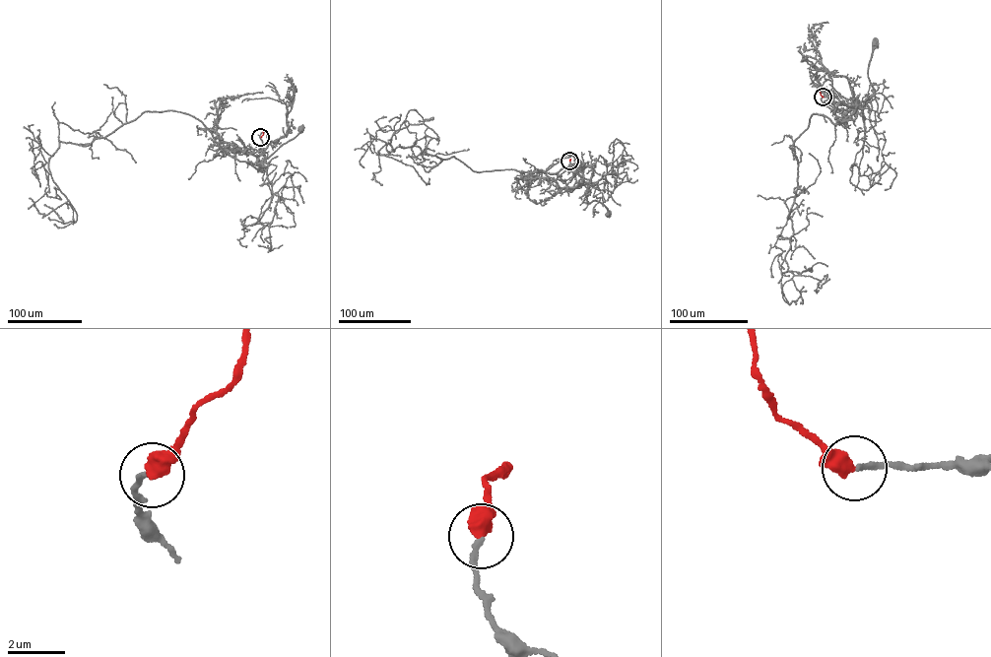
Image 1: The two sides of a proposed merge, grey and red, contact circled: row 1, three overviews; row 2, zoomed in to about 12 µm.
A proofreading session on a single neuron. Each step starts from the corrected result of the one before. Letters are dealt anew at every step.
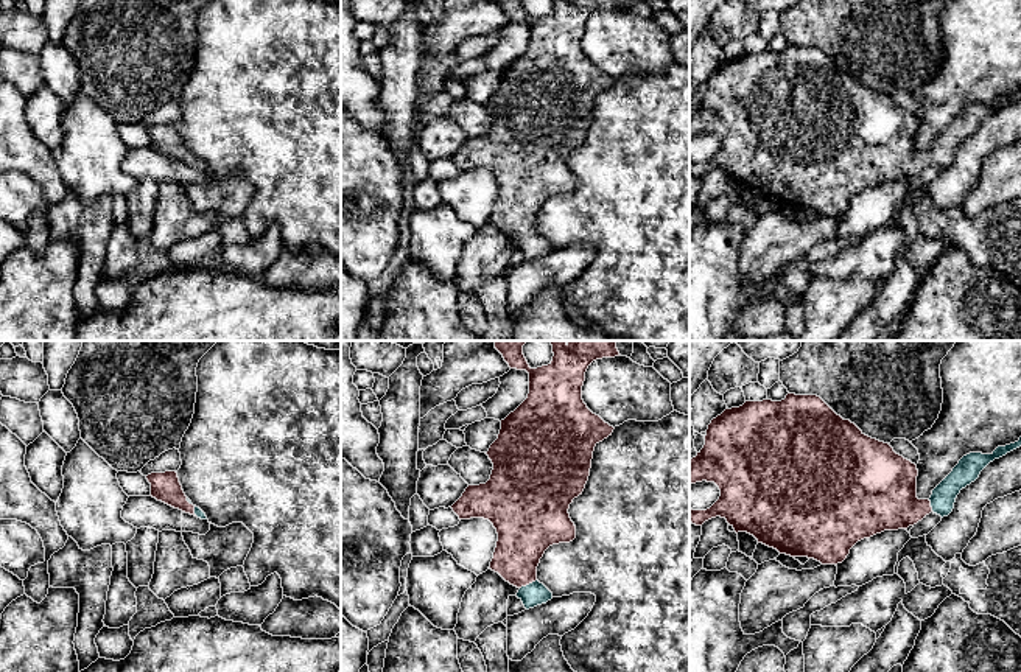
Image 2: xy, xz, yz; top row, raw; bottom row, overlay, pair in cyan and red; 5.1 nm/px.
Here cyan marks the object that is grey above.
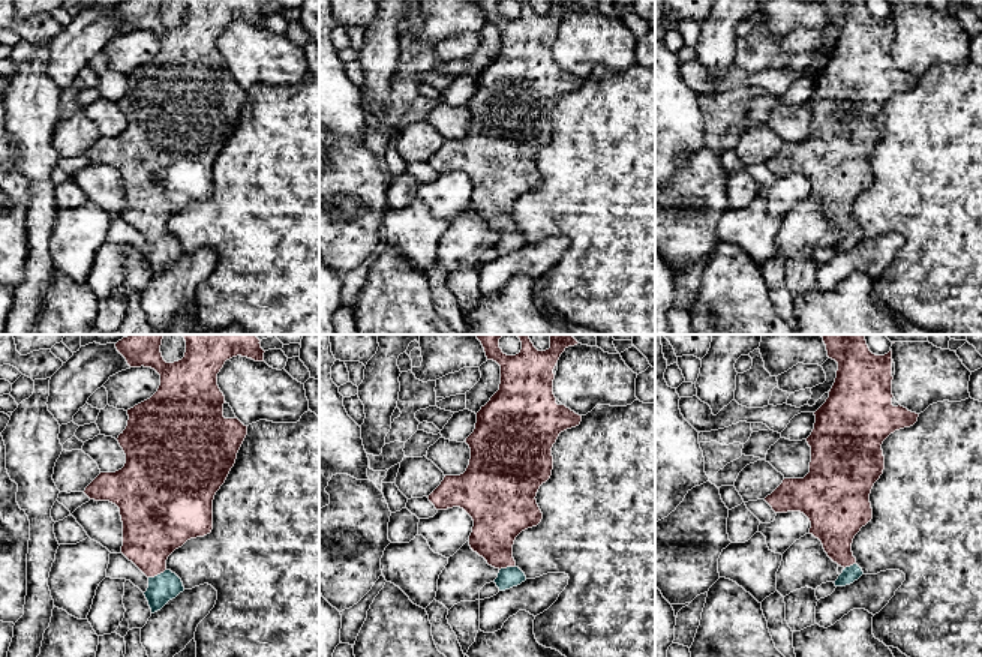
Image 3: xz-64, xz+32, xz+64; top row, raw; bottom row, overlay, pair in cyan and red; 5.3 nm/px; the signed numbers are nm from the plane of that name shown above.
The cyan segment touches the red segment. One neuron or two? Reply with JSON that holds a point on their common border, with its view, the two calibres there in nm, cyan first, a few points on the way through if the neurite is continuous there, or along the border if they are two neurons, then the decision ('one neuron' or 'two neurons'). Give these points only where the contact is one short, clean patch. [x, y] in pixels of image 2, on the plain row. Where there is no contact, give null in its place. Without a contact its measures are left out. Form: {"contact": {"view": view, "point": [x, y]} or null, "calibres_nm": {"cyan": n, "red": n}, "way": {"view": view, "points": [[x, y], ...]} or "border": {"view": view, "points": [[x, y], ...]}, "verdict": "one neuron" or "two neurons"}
{"contact": {"view": "xz", "point": [529, 235]}, "calibres_nm": {"cyan": 120, "red": 260}, "way": {"view": "xz", "points": [[536, 244], [529, 235], [523, 227], [523, 188]]}, "verdict": "one neuron"}

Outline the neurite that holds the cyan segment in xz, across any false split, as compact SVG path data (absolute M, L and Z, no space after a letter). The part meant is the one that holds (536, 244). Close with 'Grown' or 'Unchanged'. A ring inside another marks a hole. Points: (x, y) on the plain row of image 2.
M496 0L510 20L529 25L528 50L504 72L498 90L486 104L493 115L486 135L468 137L451 157L459 171L489 171L498 185L490 221L518 240L525 260L553 250L553 244L537 232L537 218L545 202L576 190L576 177L568 160L582 146L590 128L595 98L612 87L613 78L593 65L582 51L588 17L602 9L619 8L618 0L553 0L548 17L531 20L523 0Z. Grown

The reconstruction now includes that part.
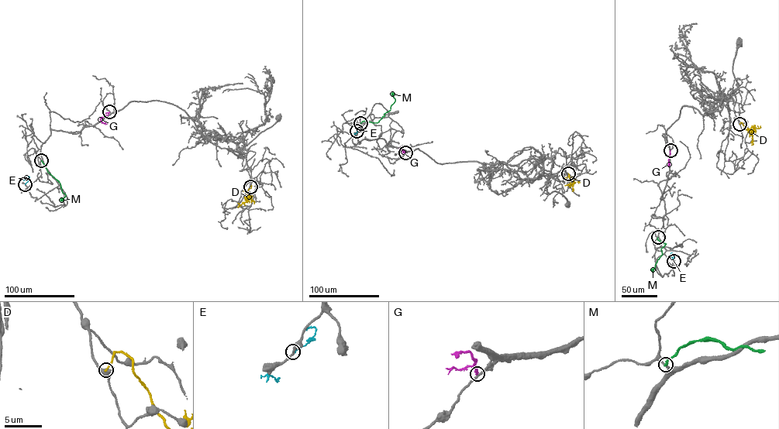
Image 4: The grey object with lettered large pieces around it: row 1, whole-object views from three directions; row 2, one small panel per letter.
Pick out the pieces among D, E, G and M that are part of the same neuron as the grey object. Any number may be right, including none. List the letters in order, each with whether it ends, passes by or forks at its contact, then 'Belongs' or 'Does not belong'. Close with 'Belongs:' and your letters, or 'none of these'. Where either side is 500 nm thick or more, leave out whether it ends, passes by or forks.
D: It ends there. Does not belong
E: It ends there. Does not belong
G: It ends there. Does not belong
M: It ends there. Does not belong
Belongs: none of these

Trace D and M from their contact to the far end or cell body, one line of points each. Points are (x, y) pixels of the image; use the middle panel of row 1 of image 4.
D: (568, 173), (567, 176), (574, 180), (573, 183), (564, 185)
M: (360, 123), (364, 121), (377, 122), (395, 101), (392, 92)

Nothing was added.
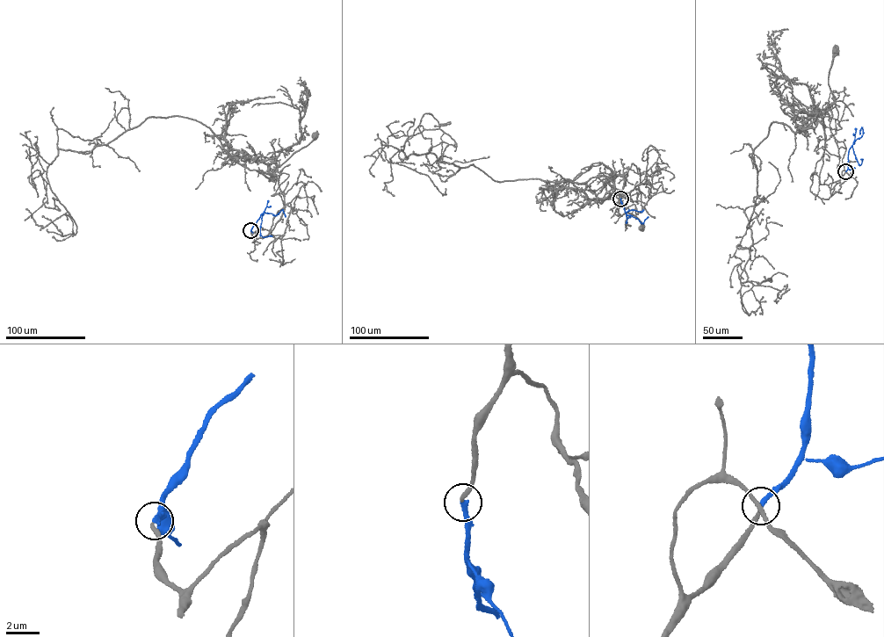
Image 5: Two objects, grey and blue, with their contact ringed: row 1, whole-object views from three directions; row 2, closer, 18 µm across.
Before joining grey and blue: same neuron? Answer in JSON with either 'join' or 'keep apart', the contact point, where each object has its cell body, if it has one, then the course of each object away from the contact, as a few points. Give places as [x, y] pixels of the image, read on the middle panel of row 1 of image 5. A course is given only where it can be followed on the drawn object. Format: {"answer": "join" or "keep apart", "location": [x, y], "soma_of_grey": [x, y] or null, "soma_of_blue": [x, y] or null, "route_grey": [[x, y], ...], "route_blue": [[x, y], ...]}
{"answer": "join", "location": [620, 199], "soma_of_grey": [641, 228], "soma_of_blue": null, "route_grey": [[620, 199], [633, 163], [640, 183], [624, 194], [597, 177], [612, 182], [620, 215], [631, 213], [641, 228]], "route_blue": [[620, 199], [627, 215], [641, 223], [648, 216]]}

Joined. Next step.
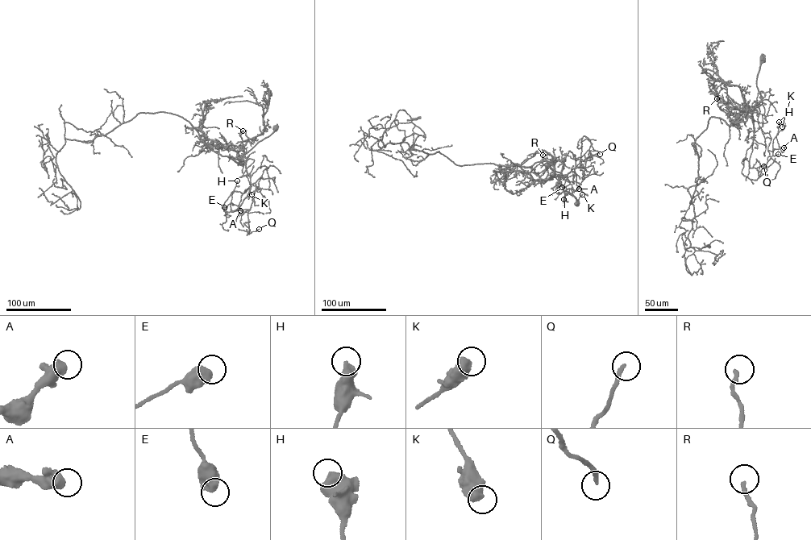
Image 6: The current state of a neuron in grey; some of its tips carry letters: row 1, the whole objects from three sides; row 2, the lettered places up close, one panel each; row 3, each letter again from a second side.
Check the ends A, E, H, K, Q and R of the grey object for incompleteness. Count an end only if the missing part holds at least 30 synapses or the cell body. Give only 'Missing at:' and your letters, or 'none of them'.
Missing at: Q

